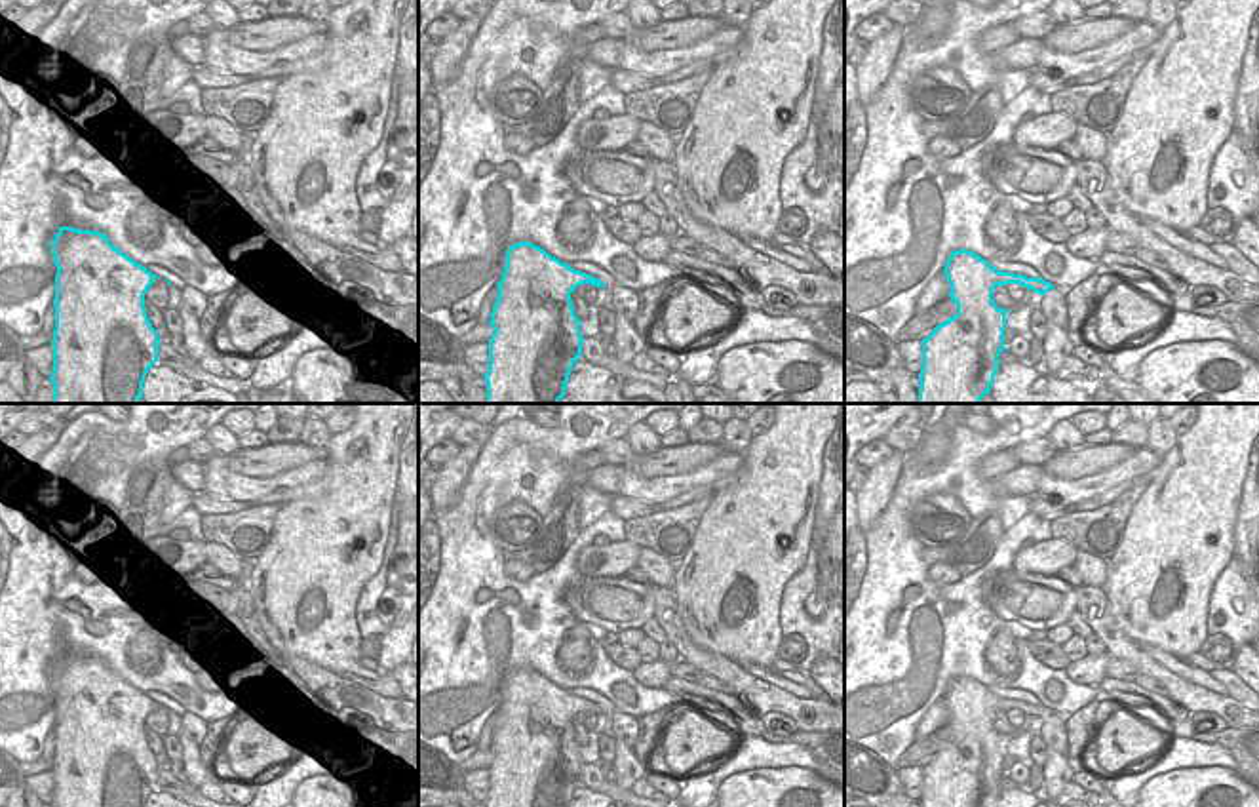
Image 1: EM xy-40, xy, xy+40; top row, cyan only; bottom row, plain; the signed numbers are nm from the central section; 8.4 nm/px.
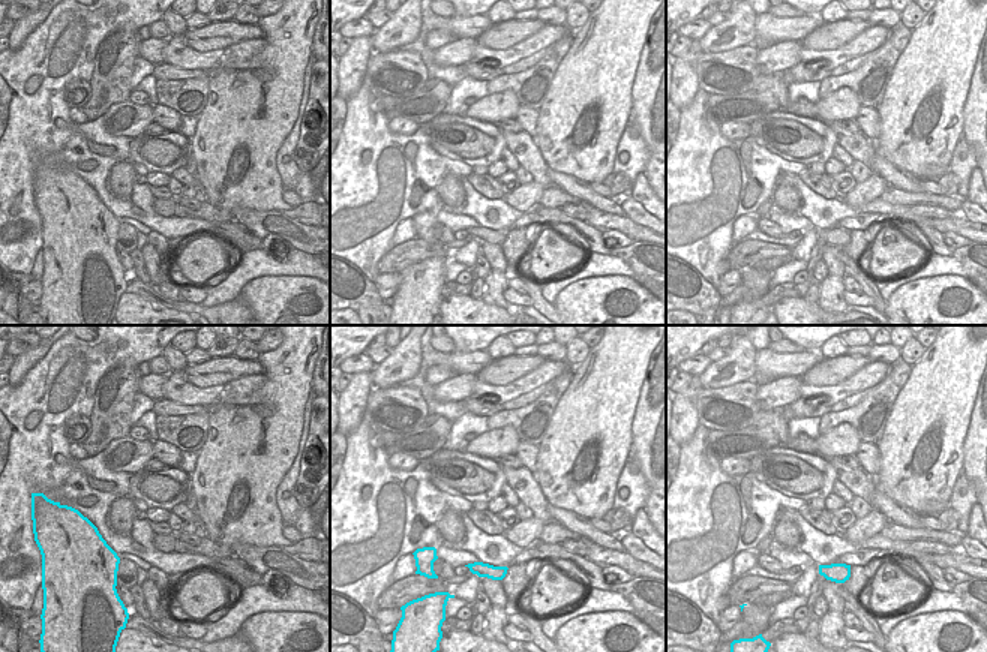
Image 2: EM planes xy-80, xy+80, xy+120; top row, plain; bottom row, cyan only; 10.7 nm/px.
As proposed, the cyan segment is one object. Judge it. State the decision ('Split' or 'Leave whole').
Leave whole

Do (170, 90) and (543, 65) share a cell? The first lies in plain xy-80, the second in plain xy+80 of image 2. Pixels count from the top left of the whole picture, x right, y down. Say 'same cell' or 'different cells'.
same cell

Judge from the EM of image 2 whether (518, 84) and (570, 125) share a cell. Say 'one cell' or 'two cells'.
two cells

